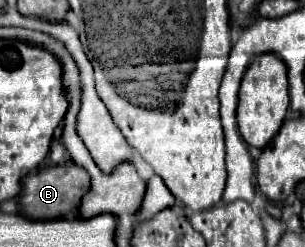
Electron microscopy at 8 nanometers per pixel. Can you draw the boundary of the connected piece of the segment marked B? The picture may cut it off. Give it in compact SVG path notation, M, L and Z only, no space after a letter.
M63 163L63 165L53 165L39 169L37 173L27 175L23 179L23 189L21 189L21 213L31 219L31 221L47 221L47 219L59 219L67 215L69 211L77 209L81 203L81 197L89 191L89 175L83 167L75 163Z

